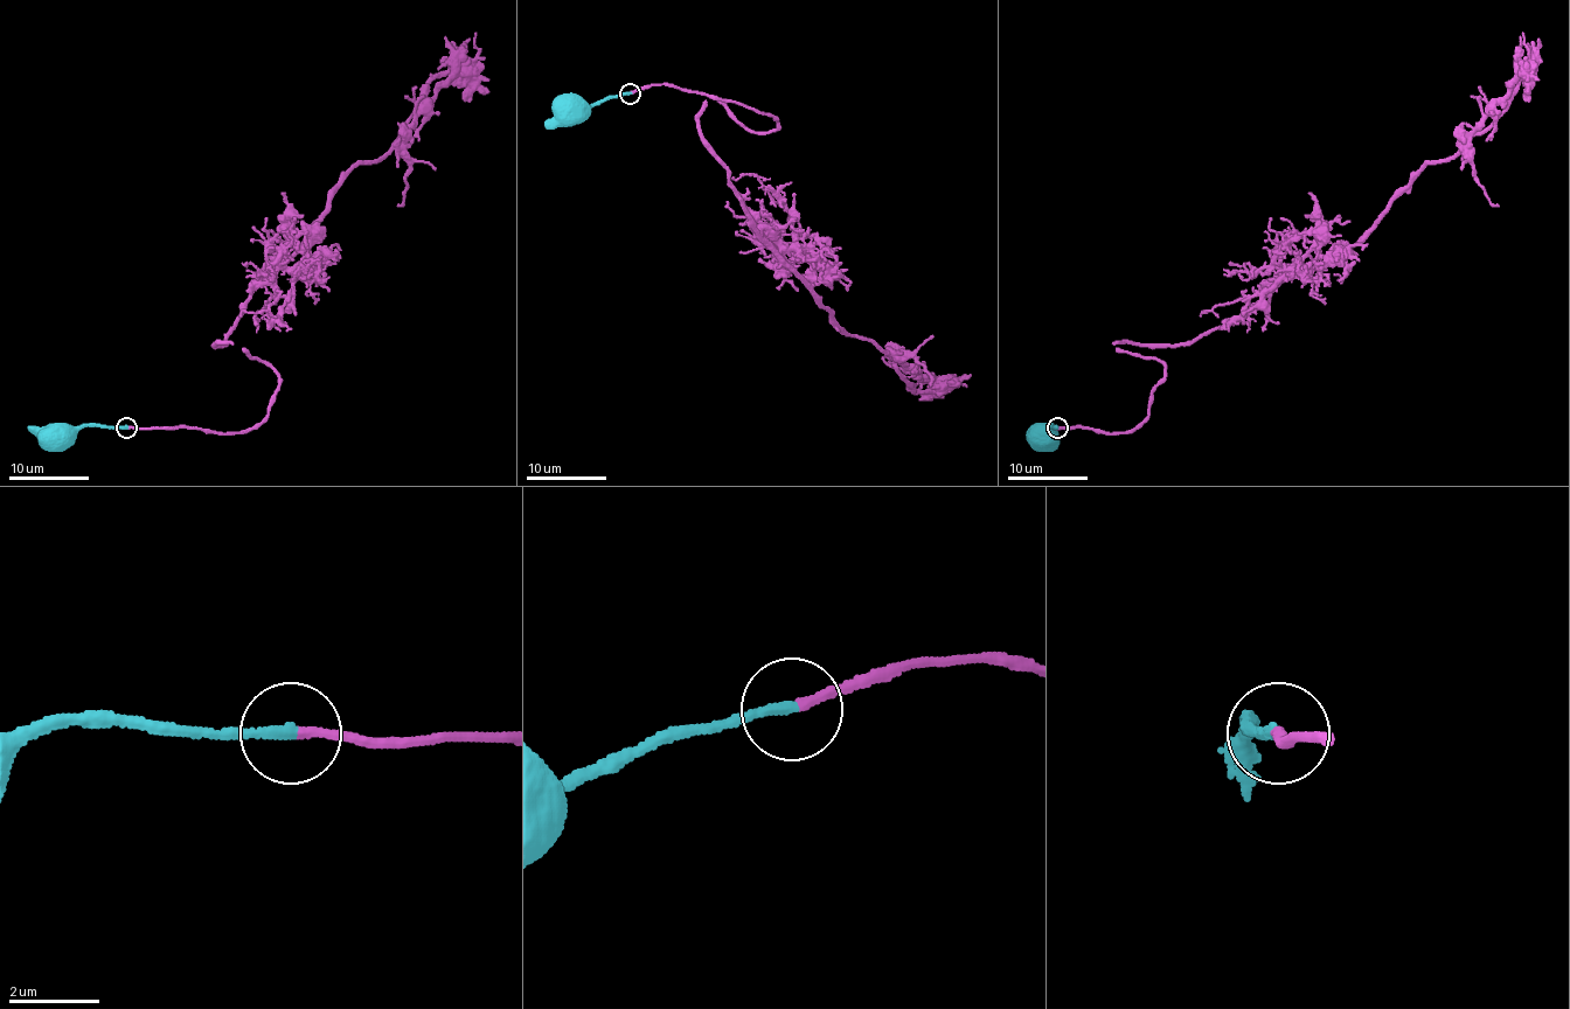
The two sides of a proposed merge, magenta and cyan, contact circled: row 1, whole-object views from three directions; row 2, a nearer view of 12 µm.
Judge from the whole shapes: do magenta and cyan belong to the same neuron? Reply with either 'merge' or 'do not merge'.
merge

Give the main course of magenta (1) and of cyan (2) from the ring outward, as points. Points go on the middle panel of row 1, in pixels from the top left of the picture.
1: (630, 92), (673, 84), (776, 118), (745, 129), (707, 101), (701, 140), (847, 335), (933, 375)
2: (630, 92), (572, 109)

